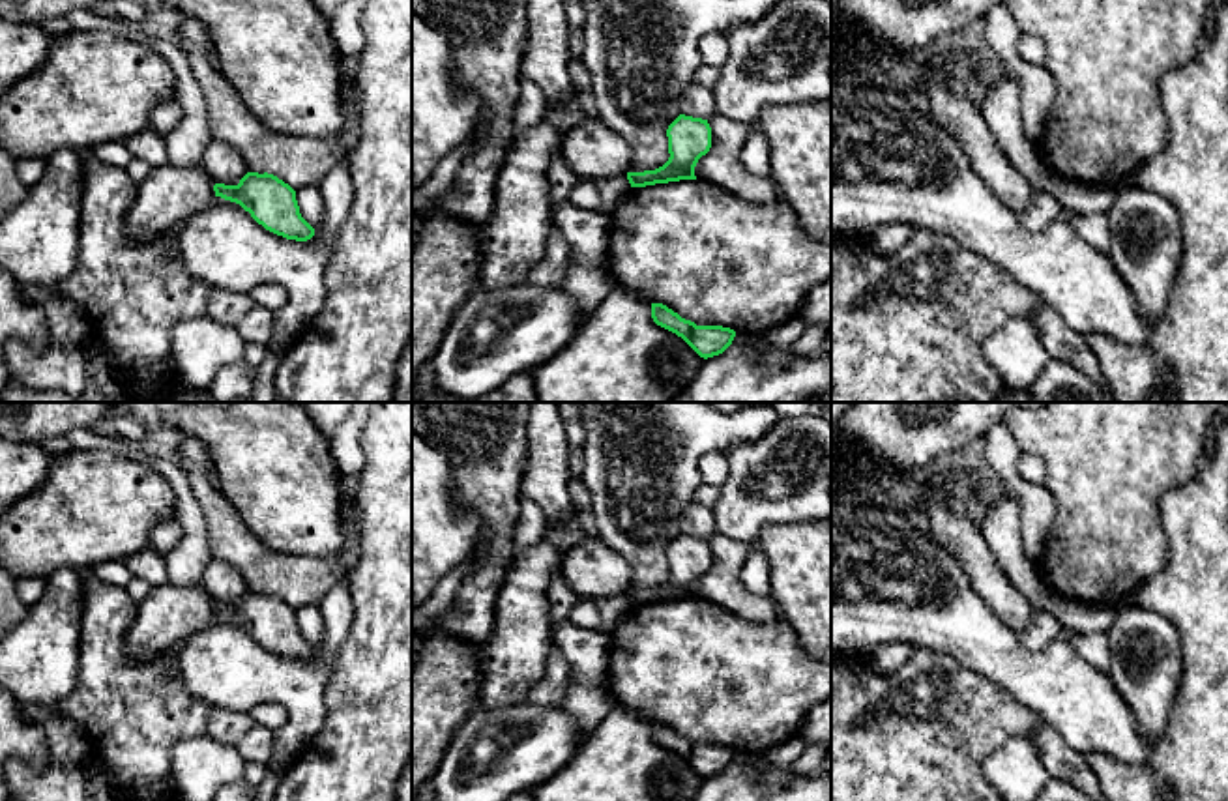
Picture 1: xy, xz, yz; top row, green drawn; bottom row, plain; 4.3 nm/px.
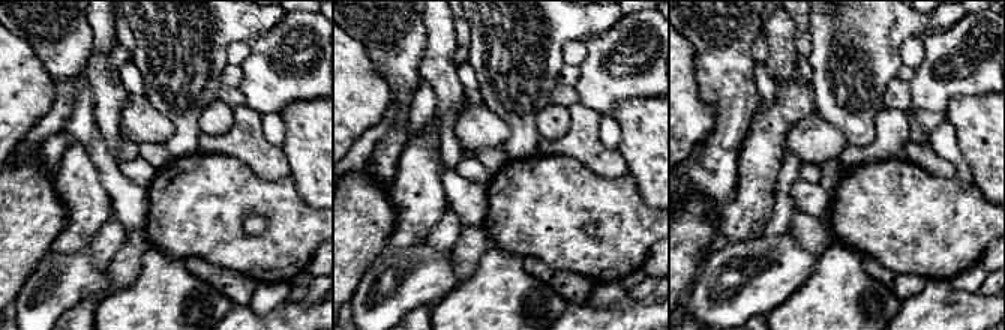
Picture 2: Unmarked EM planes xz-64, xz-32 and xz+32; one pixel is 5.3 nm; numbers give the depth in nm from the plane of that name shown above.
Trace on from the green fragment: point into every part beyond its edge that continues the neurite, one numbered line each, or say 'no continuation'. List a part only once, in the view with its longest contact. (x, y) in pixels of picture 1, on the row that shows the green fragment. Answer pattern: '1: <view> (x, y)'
no continuation

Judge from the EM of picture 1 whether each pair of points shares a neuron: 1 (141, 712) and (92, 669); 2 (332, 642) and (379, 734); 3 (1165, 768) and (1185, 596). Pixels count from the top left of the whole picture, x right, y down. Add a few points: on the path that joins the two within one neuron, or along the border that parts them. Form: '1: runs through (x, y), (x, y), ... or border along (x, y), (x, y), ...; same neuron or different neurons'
1: runs through (128, 699), (105, 676); same neuron
2: border along (354, 612), (352, 626), (322, 695); different neurons
3: runs through (1202, 725), (1202, 639); same neuron

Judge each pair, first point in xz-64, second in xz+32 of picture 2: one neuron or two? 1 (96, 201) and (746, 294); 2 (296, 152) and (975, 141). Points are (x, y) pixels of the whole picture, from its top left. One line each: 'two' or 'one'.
1: two
2: one

